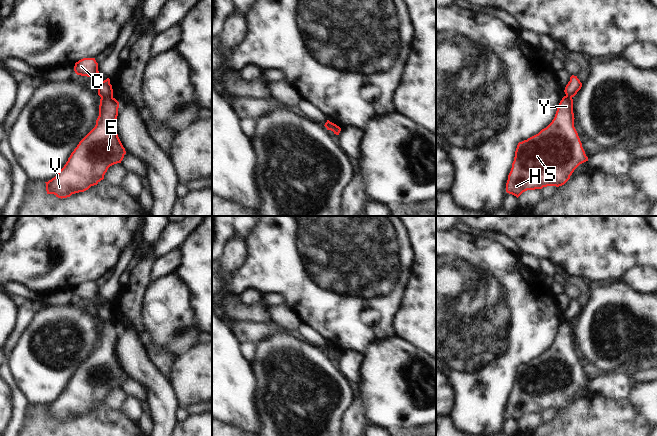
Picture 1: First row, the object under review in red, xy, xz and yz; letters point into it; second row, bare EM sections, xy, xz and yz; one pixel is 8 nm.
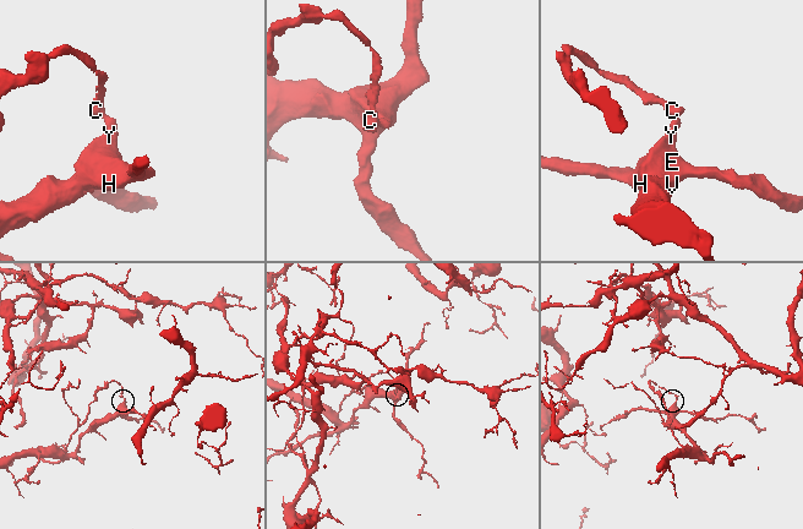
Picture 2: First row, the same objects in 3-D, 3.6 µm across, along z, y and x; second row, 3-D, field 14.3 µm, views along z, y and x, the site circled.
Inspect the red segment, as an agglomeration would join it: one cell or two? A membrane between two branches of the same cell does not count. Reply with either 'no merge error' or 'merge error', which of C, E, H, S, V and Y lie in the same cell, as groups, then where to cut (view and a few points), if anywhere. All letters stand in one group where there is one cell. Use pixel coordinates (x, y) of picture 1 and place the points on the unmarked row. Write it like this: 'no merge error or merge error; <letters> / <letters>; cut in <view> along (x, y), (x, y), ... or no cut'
merge error; C / E H S V Y; cut in xy along (101, 320), (112, 322)

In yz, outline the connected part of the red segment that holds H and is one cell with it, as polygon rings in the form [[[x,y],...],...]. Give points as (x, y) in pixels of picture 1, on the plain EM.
[[[564,320],[552,346],[538,358],[518,367],[506,407],[507,417],[518,422],[527,414],[542,413],[547,410],[562,410],[570,403],[580,388],[588,385],[574,351],[574,343],[573,323]]]

